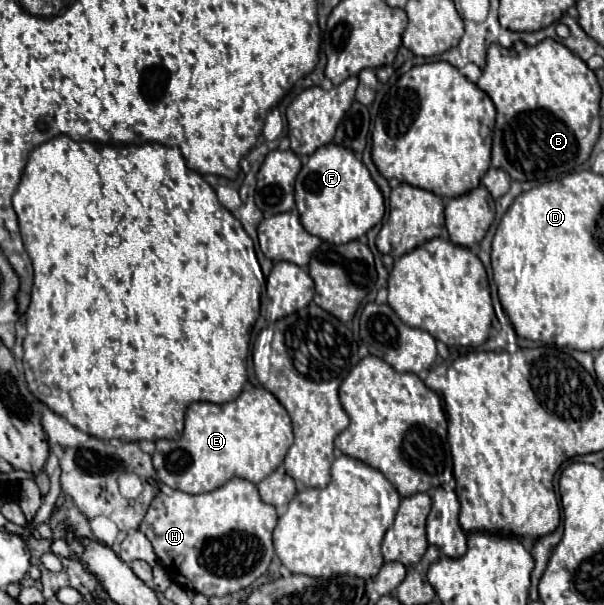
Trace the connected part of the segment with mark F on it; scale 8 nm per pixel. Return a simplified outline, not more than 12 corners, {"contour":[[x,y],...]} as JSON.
{"contour":[[329,143],[295,181],[311,235],[349,243],[385,203],[351,149]]}

